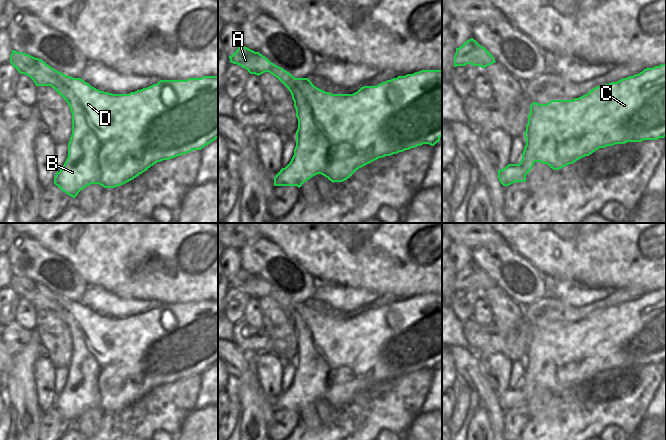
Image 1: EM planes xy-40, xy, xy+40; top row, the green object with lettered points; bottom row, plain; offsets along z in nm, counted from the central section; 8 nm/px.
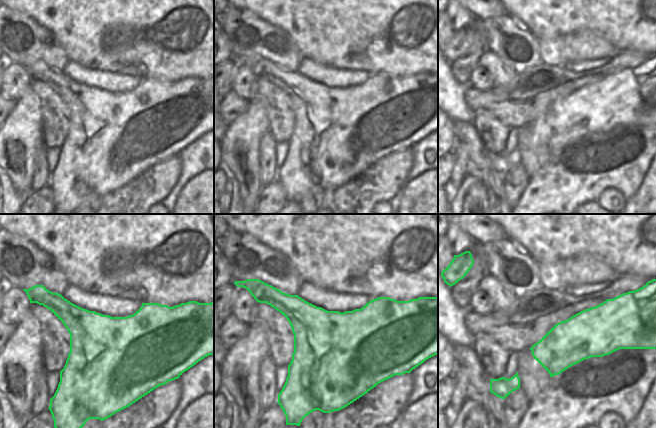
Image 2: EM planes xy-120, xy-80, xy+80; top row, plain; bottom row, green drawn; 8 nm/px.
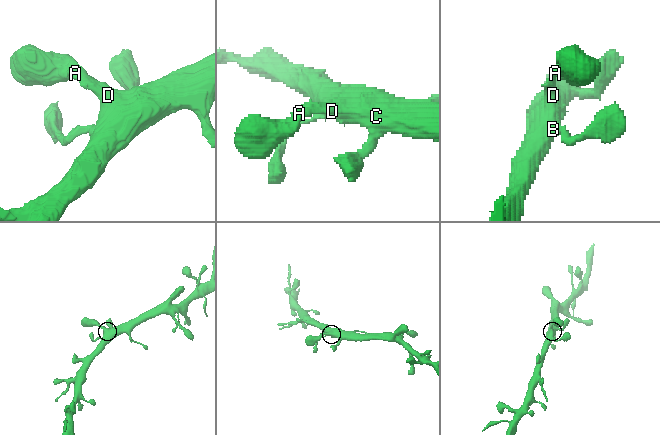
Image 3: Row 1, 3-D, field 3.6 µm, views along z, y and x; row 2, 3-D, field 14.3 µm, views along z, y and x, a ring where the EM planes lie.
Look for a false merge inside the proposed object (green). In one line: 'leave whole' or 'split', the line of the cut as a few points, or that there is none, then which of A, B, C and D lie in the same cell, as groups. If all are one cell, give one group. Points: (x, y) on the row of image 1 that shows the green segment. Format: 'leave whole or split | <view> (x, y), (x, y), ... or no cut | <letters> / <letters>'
leave whole | no cut | A B C D

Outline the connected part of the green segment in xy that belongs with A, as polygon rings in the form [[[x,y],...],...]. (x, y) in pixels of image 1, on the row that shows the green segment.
[[[243,45],[229,56],[230,62],[257,76],[269,72],[291,93],[298,119],[296,147],[290,163],[274,177],[274,186],[301,187],[317,174],[331,182],[343,182],[359,168],[385,156],[391,156],[423,144],[434,146],[442,136],[442,69],[421,70],[398,76],[377,86],[363,86],[353,94],[331,94],[317,88],[308,78],[295,78],[268,58]]]

